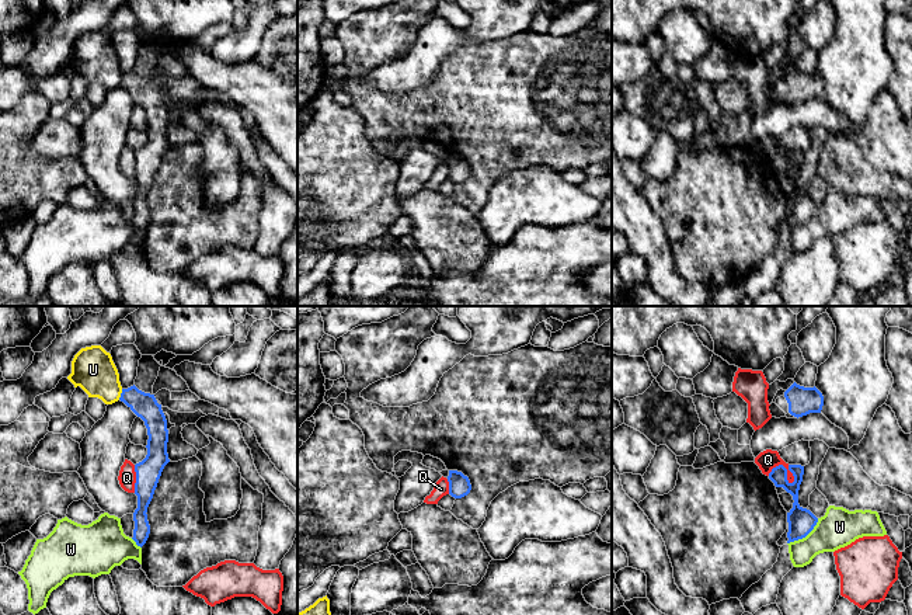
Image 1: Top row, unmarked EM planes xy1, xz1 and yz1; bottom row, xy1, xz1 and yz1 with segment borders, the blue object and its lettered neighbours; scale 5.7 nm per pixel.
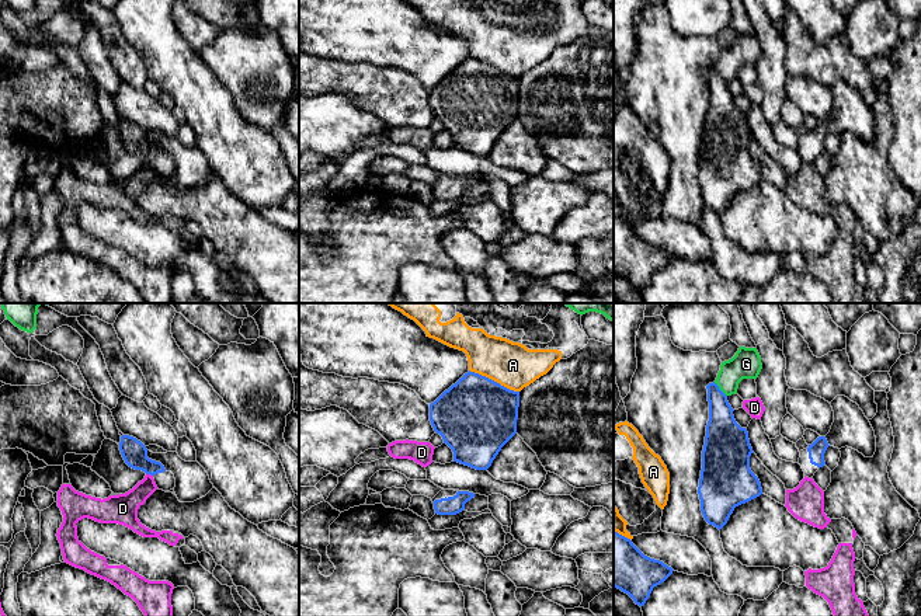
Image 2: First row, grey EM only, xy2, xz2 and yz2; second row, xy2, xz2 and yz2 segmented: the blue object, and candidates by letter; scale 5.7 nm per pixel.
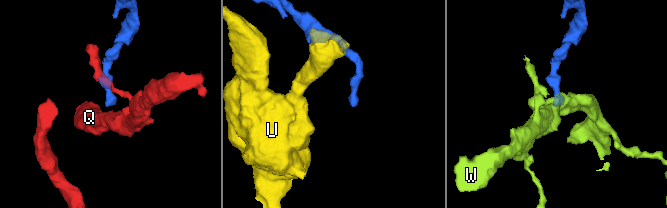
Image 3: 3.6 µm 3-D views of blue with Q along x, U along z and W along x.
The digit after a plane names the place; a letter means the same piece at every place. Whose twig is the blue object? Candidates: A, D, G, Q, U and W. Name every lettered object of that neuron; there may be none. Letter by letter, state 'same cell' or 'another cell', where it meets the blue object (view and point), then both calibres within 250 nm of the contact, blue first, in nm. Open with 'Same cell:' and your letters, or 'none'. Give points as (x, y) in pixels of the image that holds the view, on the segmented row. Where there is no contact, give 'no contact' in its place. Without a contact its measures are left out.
Same cell: none
A: another cell | xz2 (493, 380) | 460/260 nm
D: another cell | xy2 (149, 473) | 140/160 nm
G: another cell | yz2 (719, 389) | 190/170 nm
Q: another cell | yz1 (782, 465) | 100/120 nm
U: another cell | xy1 (121, 395) | 140/240 nm
W: another cell | yz1 (804, 537) | 160/220 nm

